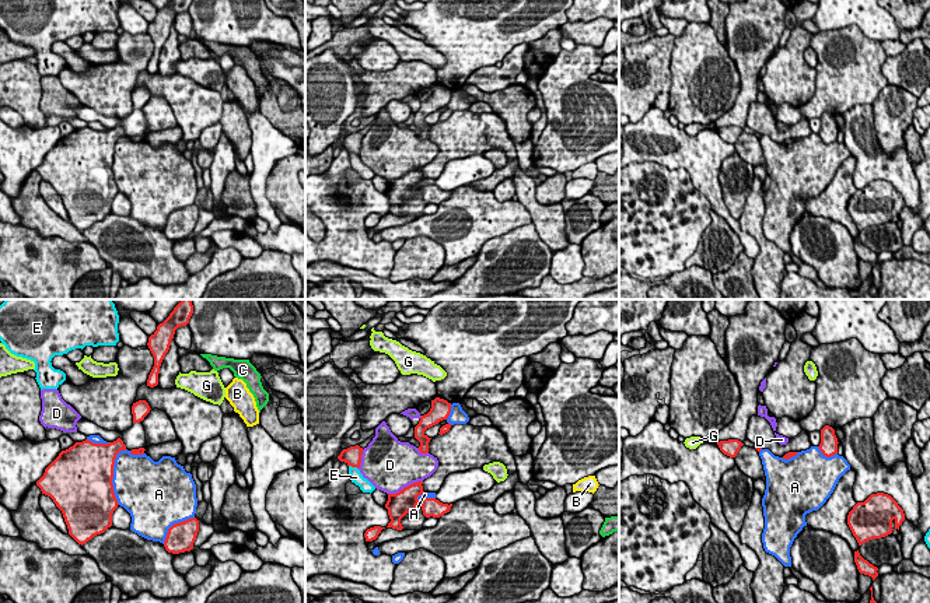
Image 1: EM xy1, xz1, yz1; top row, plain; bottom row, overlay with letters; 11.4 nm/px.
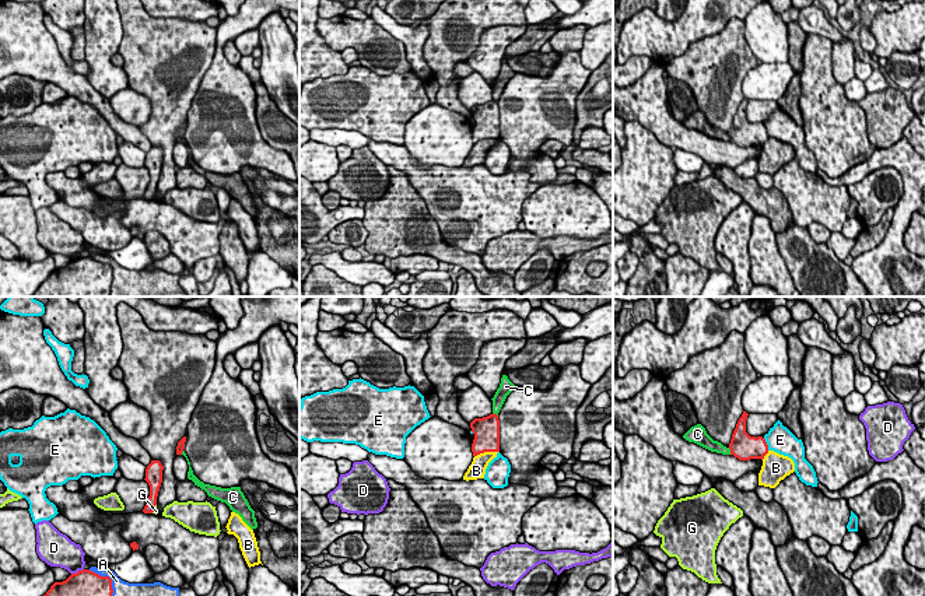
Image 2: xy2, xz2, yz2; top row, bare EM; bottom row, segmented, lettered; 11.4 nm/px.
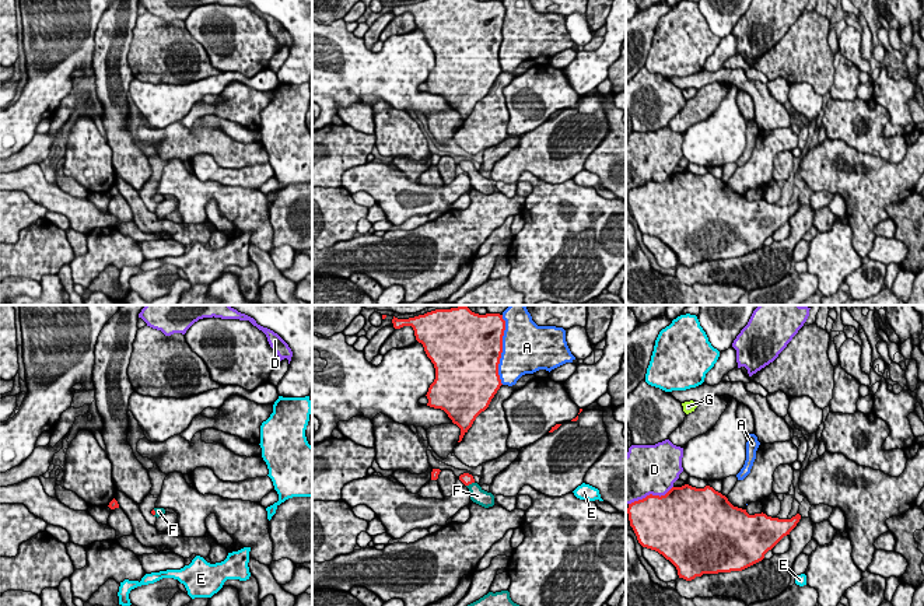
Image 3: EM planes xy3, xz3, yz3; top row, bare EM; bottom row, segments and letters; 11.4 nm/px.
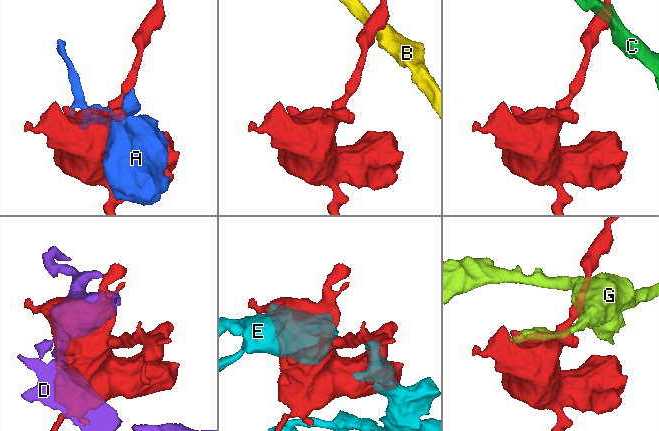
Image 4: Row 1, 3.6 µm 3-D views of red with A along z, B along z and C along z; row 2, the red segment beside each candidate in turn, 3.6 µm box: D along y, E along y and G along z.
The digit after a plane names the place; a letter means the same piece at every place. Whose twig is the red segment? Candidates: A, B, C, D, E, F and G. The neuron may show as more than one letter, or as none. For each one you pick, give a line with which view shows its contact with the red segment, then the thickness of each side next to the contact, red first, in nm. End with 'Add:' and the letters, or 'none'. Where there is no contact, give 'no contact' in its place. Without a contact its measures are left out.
F: contact in xz3; calibres 140 and 170 nm
Add: F

